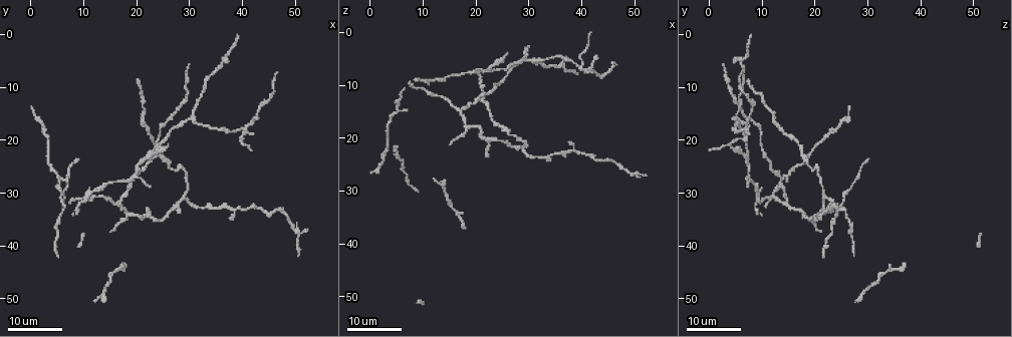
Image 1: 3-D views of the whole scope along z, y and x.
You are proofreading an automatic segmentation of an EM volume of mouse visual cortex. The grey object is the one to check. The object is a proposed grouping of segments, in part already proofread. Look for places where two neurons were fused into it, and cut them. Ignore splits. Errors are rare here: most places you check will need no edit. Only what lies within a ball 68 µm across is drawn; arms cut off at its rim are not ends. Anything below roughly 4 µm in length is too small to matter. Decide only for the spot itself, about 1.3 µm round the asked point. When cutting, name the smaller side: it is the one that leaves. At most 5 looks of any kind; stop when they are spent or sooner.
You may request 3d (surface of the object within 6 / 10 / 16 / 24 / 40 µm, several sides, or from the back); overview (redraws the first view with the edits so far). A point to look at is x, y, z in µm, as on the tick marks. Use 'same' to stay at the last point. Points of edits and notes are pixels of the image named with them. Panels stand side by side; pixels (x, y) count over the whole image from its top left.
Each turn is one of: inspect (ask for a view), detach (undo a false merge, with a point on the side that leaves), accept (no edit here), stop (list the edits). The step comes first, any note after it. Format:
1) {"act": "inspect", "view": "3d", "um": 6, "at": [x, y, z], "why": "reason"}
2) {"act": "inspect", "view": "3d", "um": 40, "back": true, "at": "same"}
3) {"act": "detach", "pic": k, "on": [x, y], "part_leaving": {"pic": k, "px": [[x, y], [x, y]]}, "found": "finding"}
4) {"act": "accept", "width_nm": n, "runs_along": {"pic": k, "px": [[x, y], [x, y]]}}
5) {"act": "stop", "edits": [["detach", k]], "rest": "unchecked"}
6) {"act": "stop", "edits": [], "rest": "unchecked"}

{"act": "inspect", "view": "3d", "um": 16, "at": [30.5, 15.5, 5.5], "why": "three arms meet"}

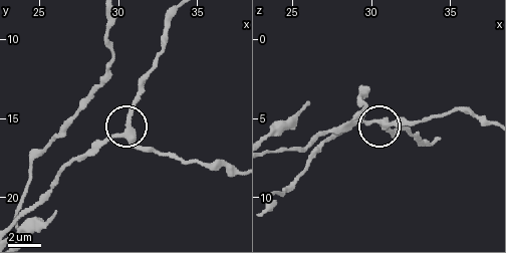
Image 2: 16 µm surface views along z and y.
{"act": "inspect", "view": "3d", "um": 6, "at": "same"}

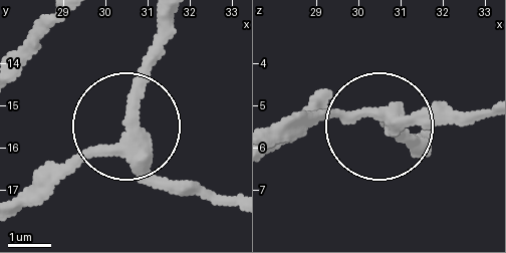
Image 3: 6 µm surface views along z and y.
{"act": "accept", "width_nm": 280, "runs_along": {"pic": 3, "px": [[22, 210], [119, 142], [163, 23]]}, "found": "continuous, no second neuron"}

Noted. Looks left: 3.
{"act": "inspect", "view": "3d", "um": 24, "at": [40.5, 18.0, 7.0], "why": "four or more arms meet"}

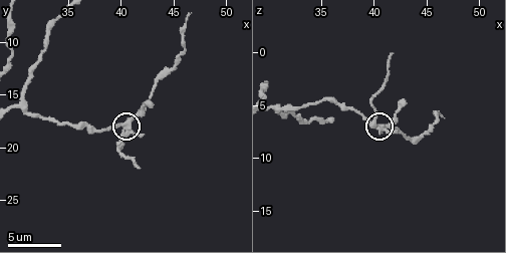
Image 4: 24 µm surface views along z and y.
{"act": "inspect", "view": "3d", "um": 10, "at": "same", "why": "zoom in"}

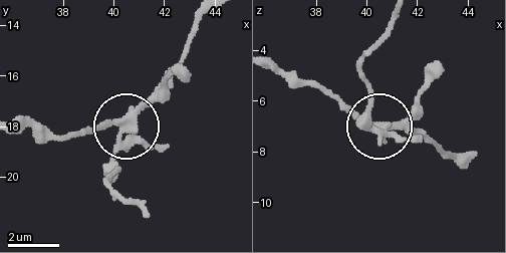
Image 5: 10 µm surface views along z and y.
{"act": "detach", "pic": 5, "on": [369, 115], "part_leaving": {"pic": 5, "px": [[121, 133], [108, 178], [143, 211]]}, "found": "two neurons meet here"}

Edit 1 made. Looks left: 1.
{"act": "stop", "edits": [["detach", 5]], "rest": "unchecked"}

